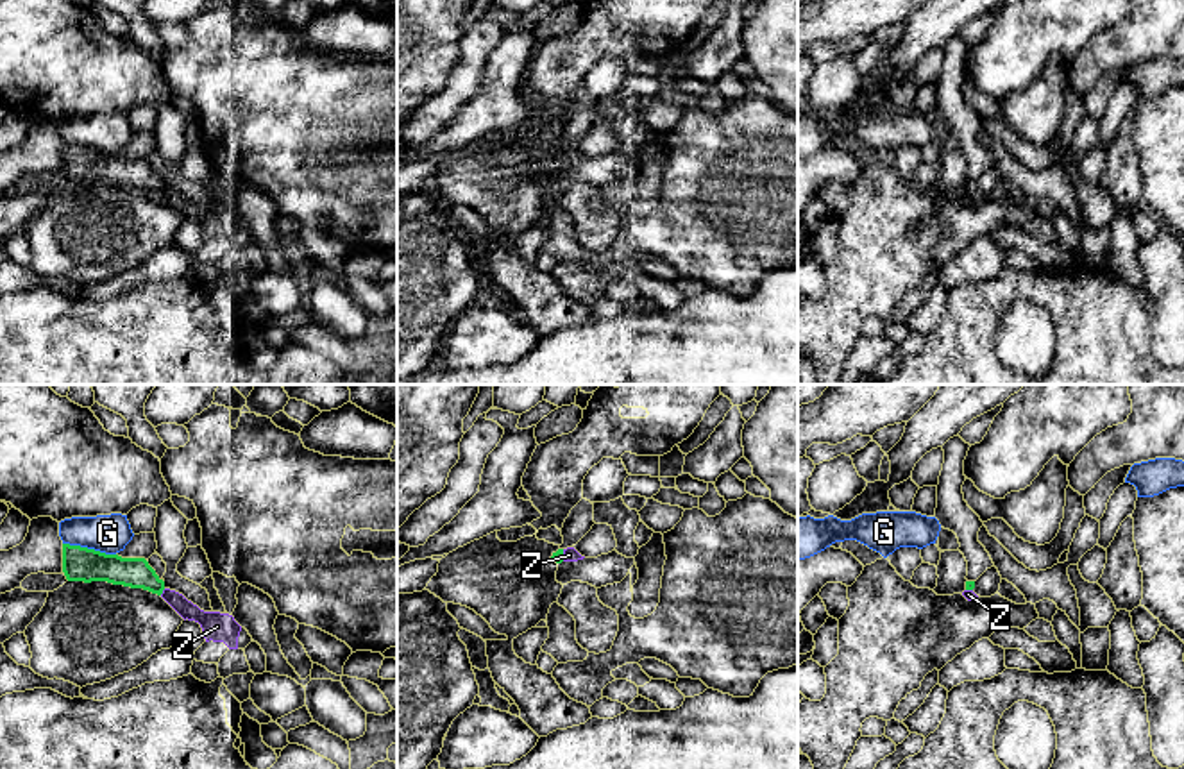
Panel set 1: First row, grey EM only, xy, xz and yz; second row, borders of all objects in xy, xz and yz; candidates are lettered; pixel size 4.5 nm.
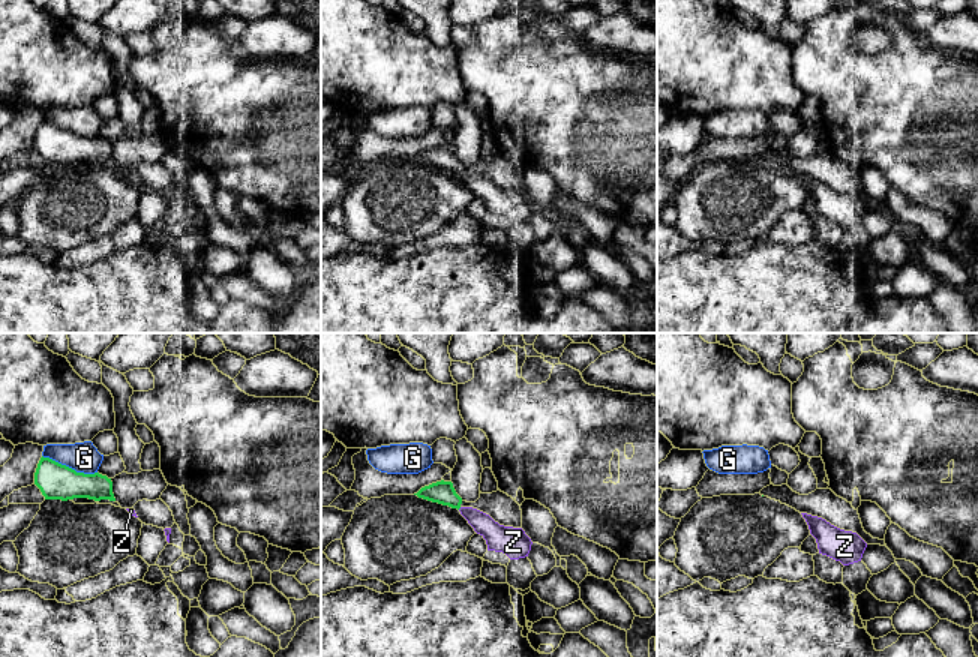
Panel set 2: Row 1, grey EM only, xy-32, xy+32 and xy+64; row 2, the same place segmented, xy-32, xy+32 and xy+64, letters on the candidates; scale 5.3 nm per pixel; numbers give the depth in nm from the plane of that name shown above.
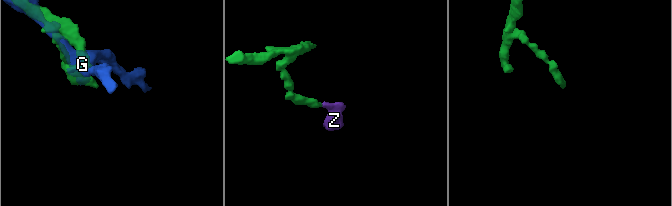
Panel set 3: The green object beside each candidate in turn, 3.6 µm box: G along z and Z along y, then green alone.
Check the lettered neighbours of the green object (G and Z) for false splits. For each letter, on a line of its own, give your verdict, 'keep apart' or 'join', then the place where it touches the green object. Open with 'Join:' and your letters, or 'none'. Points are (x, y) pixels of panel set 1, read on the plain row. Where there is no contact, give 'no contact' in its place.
Join: Z
G: keep apart; contact xy (90, 149)
Z: join; contact xy (161, 192)

